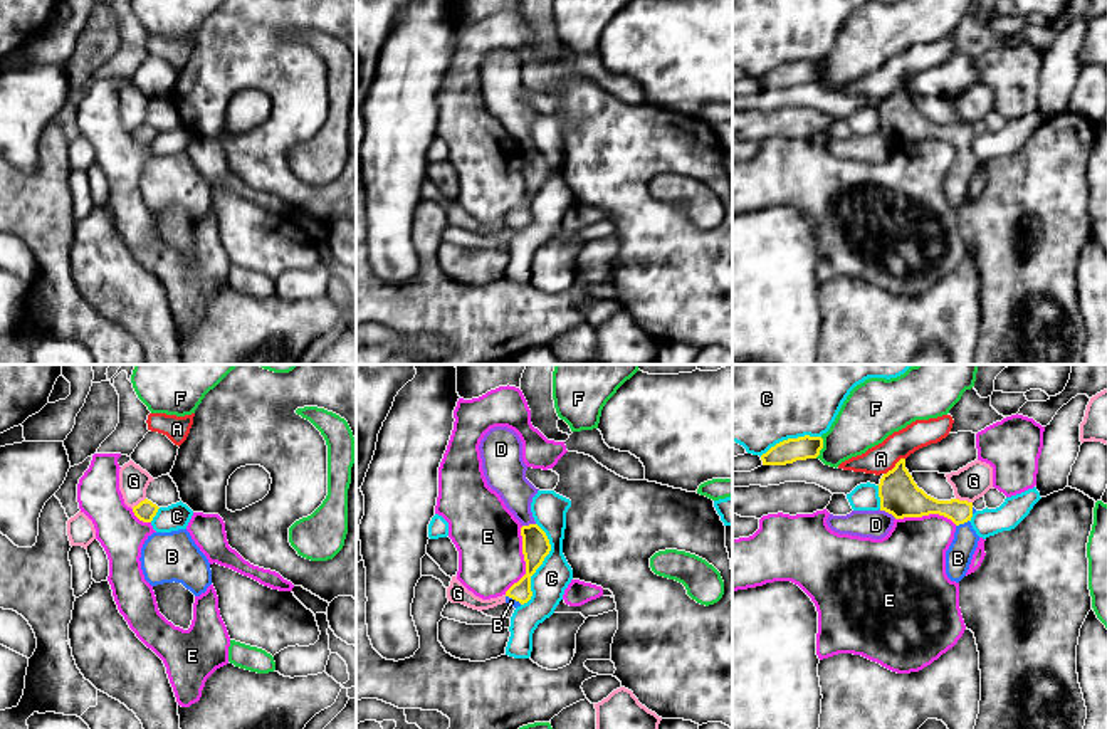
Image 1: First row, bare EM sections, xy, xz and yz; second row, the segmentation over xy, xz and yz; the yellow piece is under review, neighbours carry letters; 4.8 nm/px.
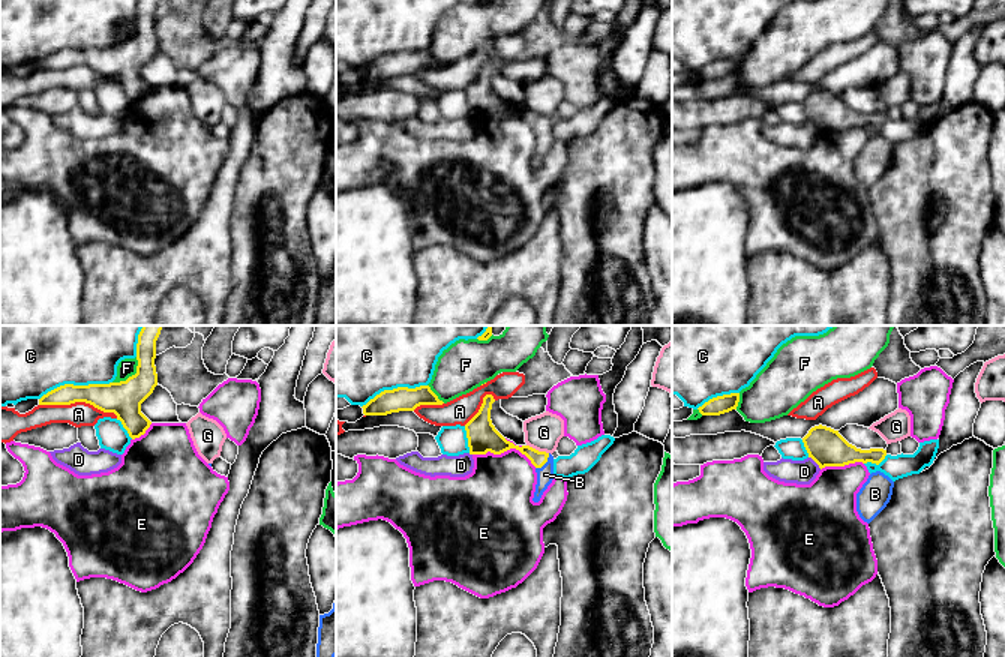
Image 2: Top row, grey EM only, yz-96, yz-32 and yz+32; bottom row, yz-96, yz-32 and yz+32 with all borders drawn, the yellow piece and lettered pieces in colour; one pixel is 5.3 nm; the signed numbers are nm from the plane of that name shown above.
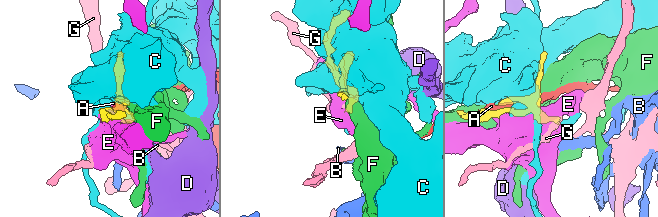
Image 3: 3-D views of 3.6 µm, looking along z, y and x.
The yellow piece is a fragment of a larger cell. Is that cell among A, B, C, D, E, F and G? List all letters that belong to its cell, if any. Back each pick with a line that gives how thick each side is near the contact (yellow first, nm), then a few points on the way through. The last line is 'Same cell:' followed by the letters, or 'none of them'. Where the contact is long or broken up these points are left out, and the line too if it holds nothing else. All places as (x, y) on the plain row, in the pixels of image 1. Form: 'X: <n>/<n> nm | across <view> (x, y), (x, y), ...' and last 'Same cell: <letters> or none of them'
B: 140/130 nm | across yz (914, 126), (946, 131), (961, 146), (961, 175), (958, 182)
Same cell: B

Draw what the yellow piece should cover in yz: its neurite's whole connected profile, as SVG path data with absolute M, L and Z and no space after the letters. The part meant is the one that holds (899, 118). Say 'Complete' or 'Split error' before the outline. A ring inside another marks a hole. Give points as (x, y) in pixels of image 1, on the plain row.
Split error. M900 82L892 94L882 99L879 121L880 134L892 138L895 143L922 141L929 138L951 143L956 148L956 156L946 175L946 198L956 207L966 200L979 165L979 160L969 146L976 136L973 126L959 123L937 124L927 119L917 111L905 92L905 82Z

